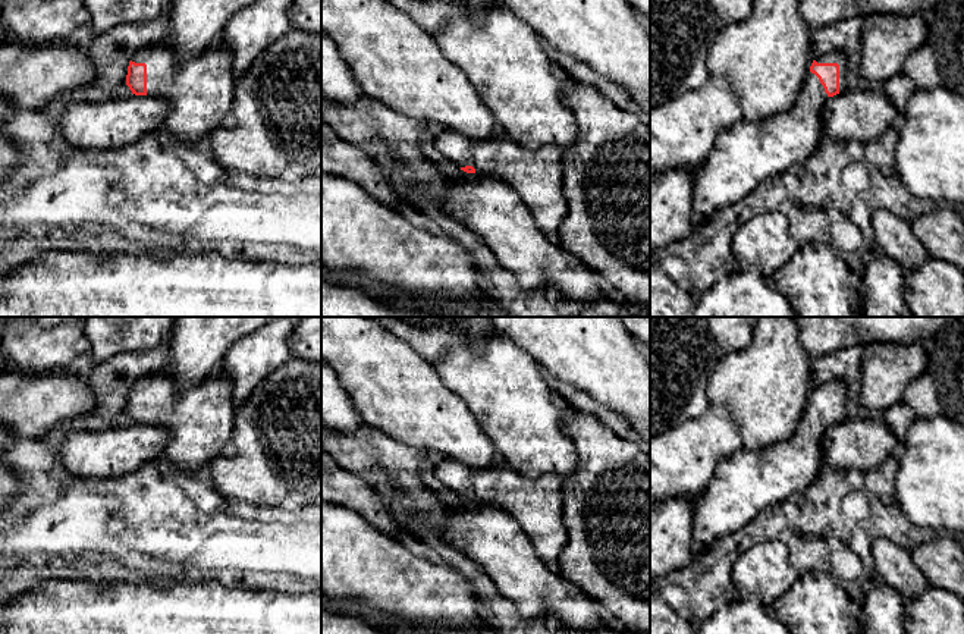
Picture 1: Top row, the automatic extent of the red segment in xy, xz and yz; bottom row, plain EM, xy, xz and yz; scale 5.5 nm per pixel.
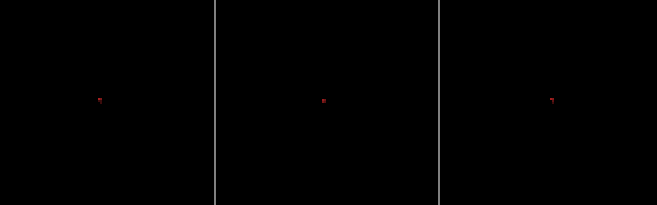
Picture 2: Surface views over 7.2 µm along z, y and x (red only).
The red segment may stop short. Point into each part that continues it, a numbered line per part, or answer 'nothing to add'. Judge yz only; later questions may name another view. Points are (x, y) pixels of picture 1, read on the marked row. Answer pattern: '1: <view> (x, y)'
1: yz (832, 57)

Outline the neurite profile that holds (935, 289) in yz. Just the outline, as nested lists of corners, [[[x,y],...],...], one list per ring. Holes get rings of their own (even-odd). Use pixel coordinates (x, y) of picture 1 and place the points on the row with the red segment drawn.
[[[927,257],[905,277],[905,301],[914,317],[964,317],[964,270]]]

